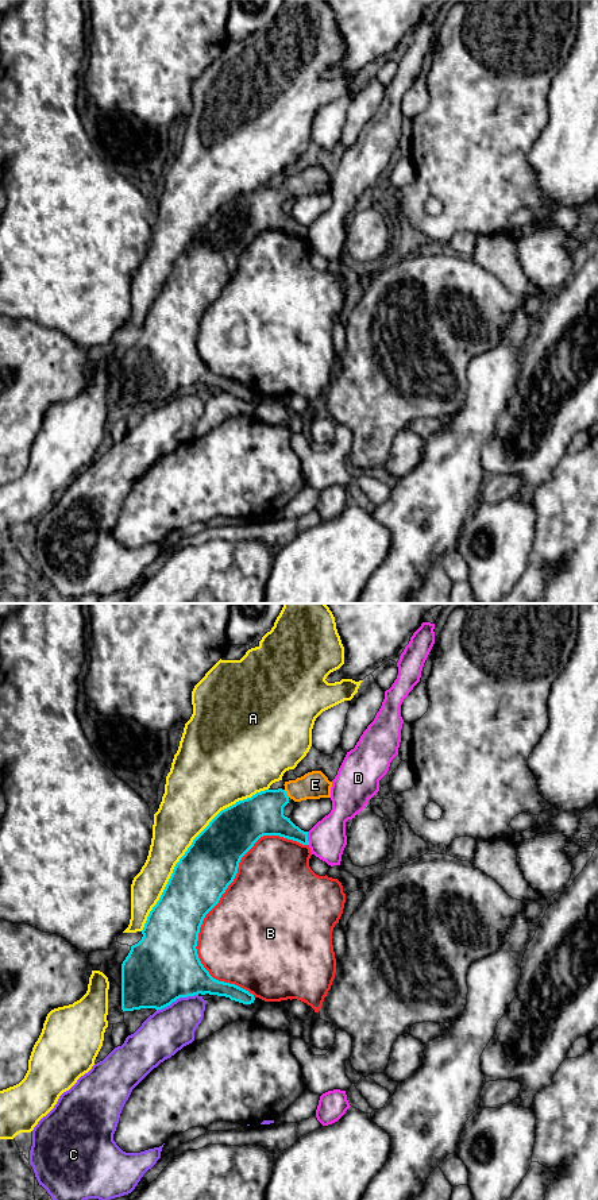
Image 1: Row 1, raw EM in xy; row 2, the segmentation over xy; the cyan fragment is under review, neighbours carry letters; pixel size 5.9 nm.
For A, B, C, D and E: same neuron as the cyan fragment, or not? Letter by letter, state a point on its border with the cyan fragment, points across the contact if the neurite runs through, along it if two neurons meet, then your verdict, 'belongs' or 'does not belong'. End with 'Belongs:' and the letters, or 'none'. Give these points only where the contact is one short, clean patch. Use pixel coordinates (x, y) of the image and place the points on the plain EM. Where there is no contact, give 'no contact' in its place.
A: meets cyan in xy at (188, 243); does not belong
B: meets cyan in xy at (230, 278); does not belong
C: meets cyan in xy at (177, 393); does not belong
D: meets cyan in xy at (307, 234); does not belong
E: meets cyan in xy at (286, 189); runs through xy (262, 209), (278, 193), (286, 189), (292, 185), (315, 180); belongs
Belongs: E

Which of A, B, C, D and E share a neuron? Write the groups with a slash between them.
A / B / C / D / E

